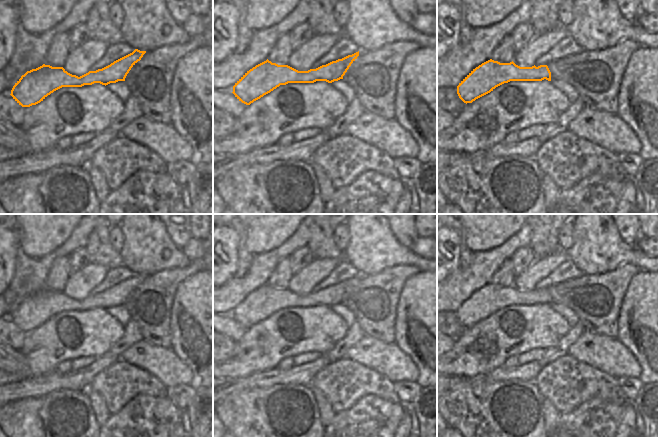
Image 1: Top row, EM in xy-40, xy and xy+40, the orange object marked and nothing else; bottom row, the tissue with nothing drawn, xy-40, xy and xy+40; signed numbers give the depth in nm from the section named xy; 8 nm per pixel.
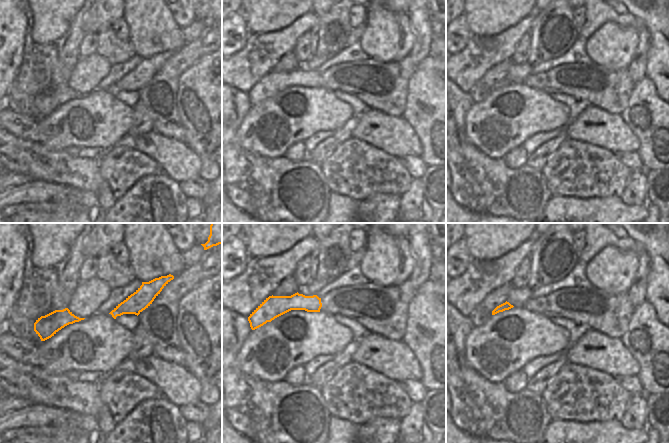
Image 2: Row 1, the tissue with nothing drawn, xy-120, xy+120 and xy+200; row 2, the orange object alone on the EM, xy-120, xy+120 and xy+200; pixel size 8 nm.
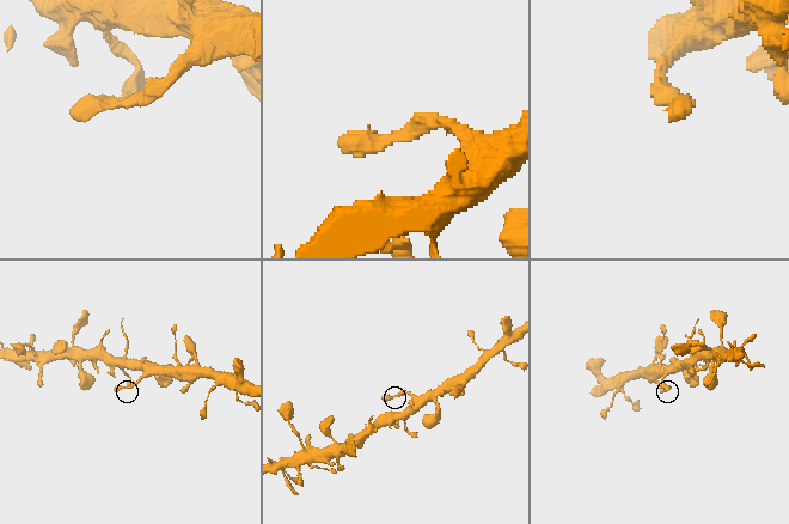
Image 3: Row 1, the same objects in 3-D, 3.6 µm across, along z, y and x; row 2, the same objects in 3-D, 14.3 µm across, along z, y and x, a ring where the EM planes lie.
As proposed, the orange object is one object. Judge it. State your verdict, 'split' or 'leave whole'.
leave whole

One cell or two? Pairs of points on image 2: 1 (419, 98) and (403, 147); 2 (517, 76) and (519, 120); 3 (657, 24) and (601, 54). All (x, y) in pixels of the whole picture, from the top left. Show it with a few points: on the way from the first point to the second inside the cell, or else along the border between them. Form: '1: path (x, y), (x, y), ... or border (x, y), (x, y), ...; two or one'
1: border (402, 117), (417, 137), (421, 147); two
2: border (514, 81), (523, 82); two
3: border (615, 22), (623, 27), (634, 27), (637, 30); two

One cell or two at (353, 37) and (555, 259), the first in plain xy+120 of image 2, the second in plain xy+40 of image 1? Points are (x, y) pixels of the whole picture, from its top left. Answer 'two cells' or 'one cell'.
one cell

